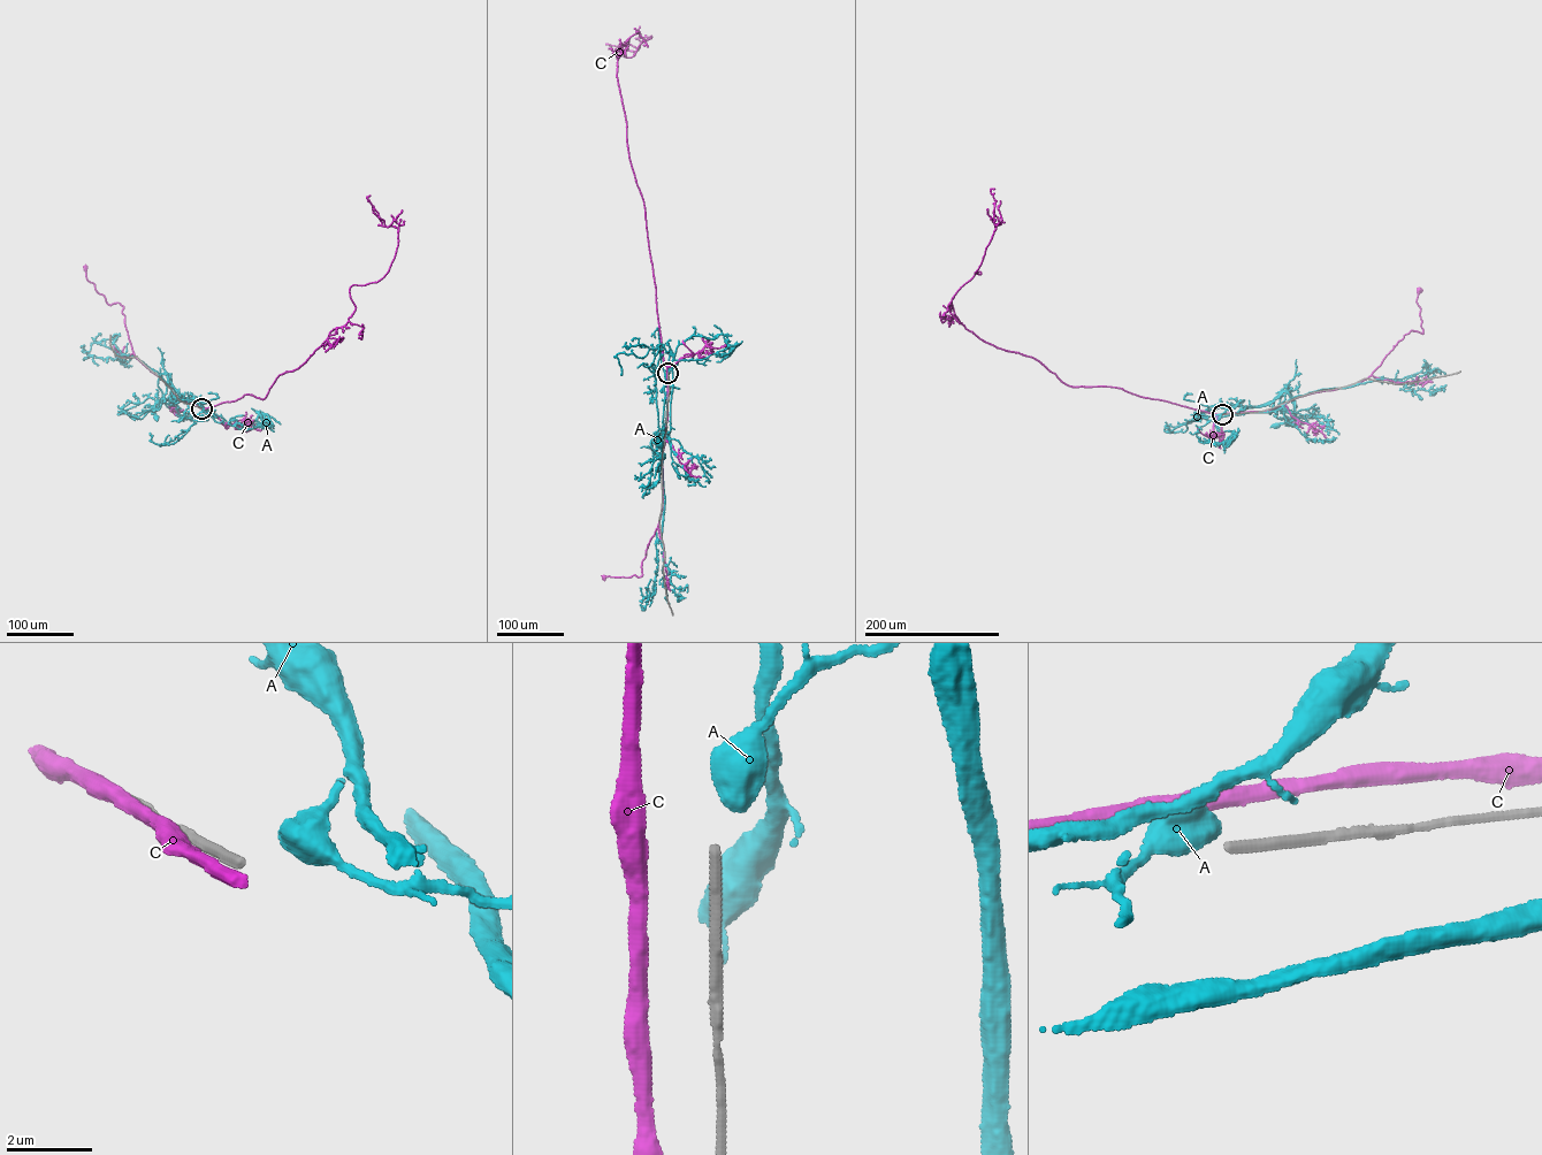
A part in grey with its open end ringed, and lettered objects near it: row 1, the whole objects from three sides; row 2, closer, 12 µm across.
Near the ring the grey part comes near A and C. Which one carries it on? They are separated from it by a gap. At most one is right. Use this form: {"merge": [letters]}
{"merge": []}

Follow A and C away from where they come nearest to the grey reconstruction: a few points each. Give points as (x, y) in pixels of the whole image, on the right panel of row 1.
A: (1222, 414), (1235, 406), (1247, 407), (1272, 402), (1287, 384), (1295, 402), (1295, 418), (1291, 422), (1276, 425)
C: (1222, 413), (1267, 411), (1297, 397), (1366, 379), (1404, 335), (1412, 330), (1422, 334), (1417, 300), (1419, 290)

